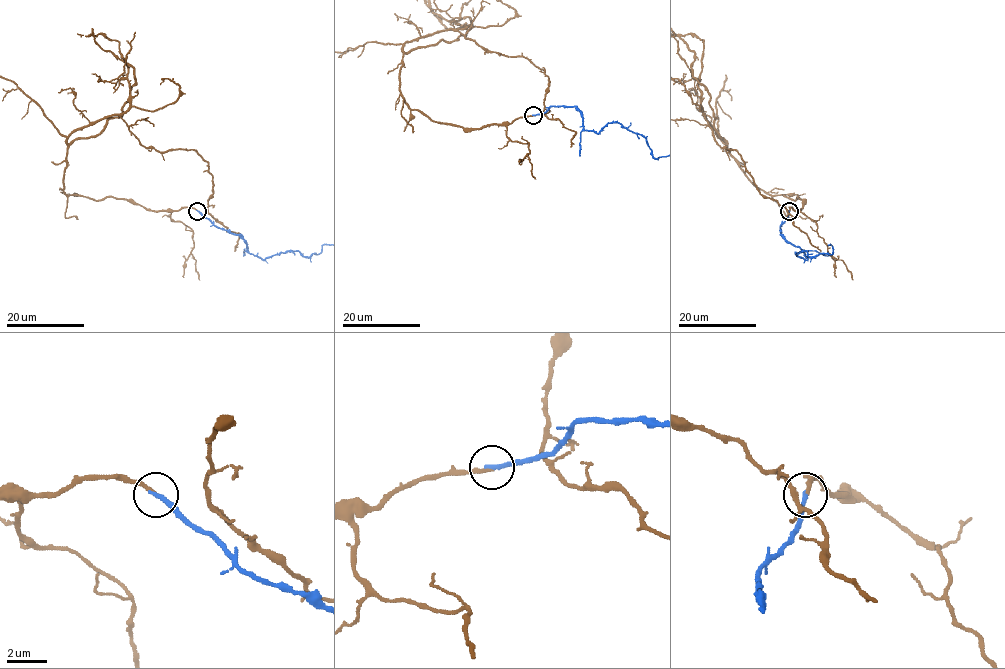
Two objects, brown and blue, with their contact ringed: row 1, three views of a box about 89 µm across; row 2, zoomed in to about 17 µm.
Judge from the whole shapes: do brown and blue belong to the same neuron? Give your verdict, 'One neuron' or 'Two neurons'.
One neuron

